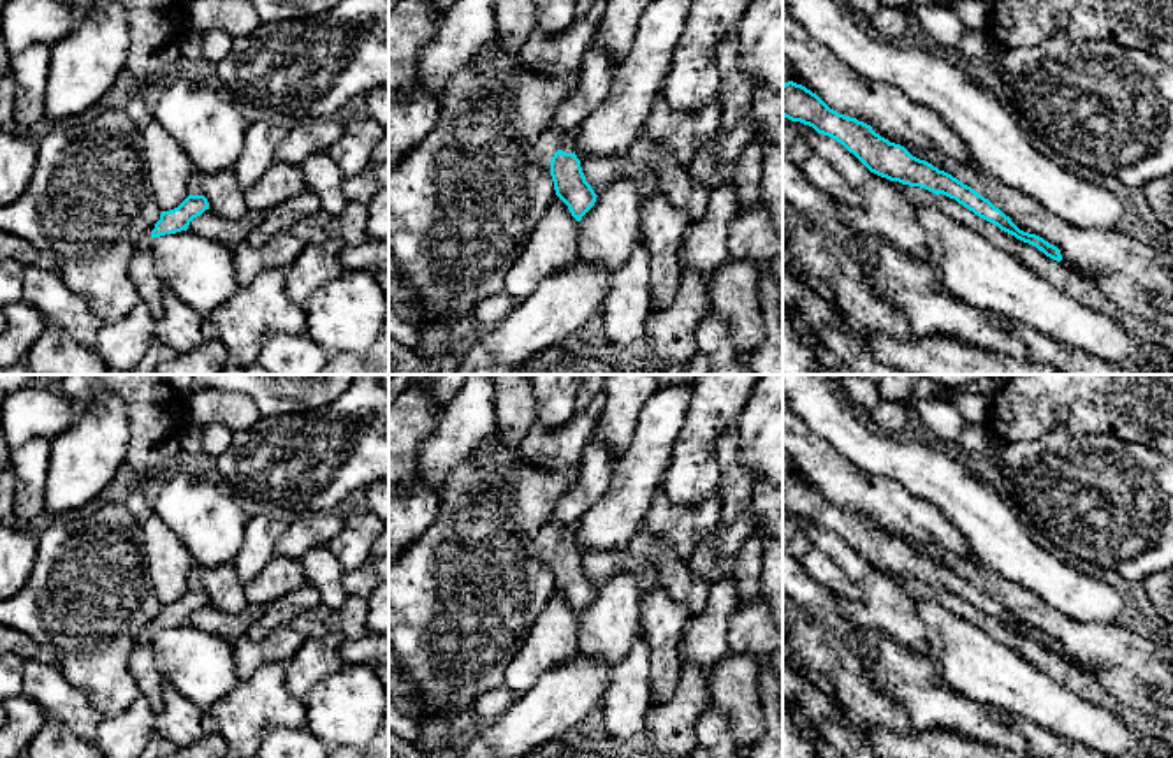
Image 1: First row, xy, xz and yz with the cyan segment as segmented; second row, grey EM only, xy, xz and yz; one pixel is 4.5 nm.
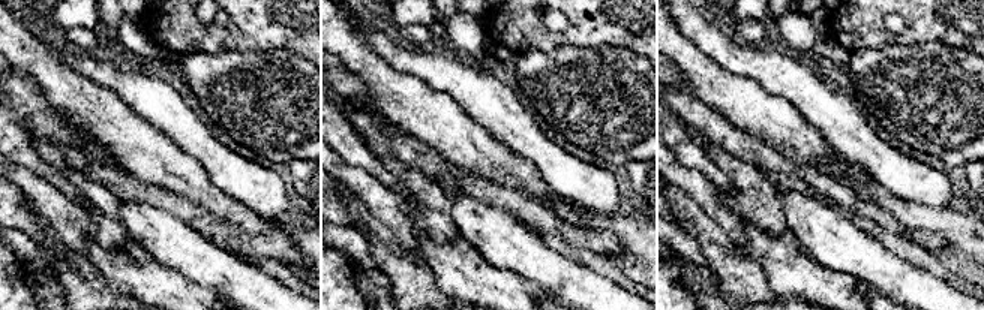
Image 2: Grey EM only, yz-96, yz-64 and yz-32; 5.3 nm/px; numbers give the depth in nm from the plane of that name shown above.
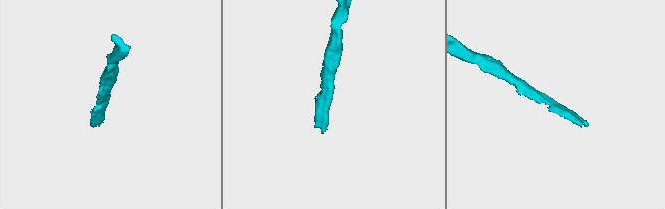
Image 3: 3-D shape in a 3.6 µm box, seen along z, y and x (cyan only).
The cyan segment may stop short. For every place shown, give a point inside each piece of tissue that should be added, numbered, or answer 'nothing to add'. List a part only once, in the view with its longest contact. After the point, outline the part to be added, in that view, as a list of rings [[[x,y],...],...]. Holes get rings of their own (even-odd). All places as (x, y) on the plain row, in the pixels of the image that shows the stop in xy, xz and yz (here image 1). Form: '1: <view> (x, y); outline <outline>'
1: xz (549, 535); outline [[[549,519],[536,535],[536,554],[547,566],[550,566],[550,554],[557,543],[573,547],[573,535],[572,531],[559,531]]]

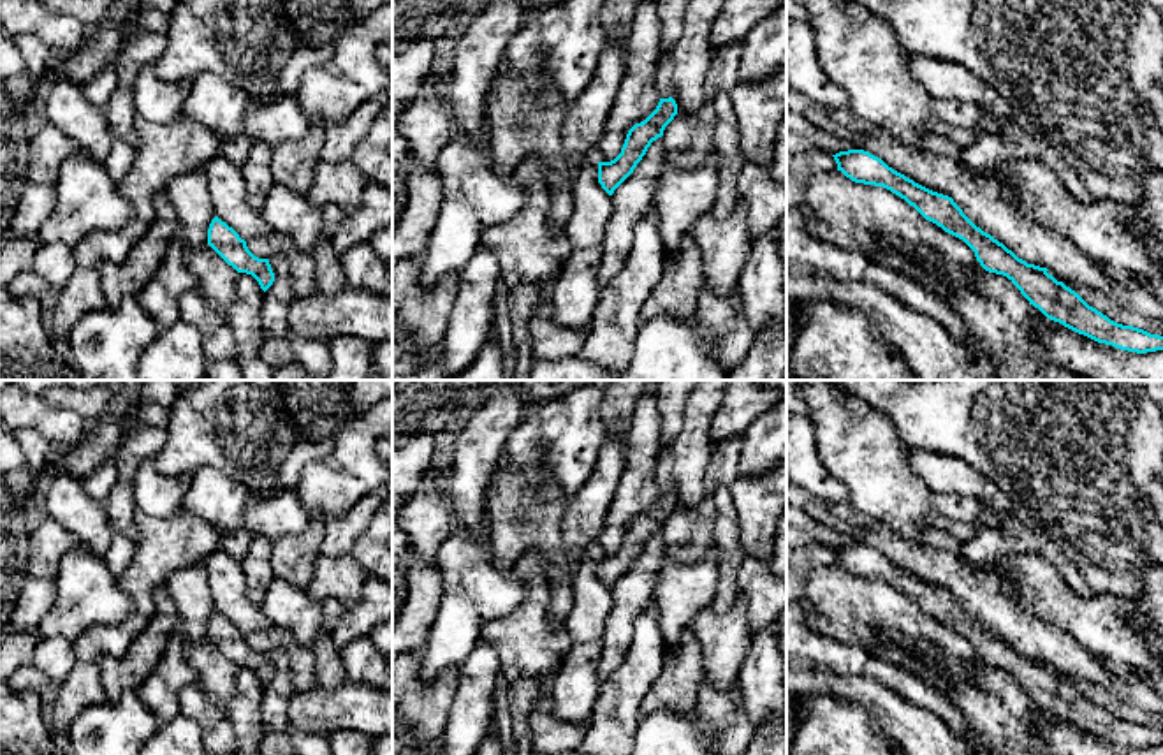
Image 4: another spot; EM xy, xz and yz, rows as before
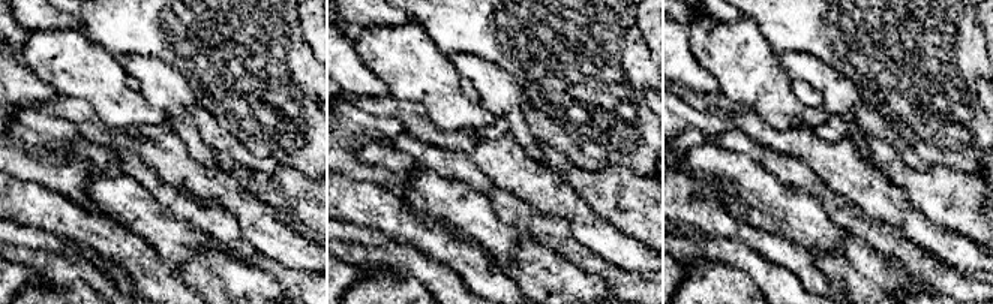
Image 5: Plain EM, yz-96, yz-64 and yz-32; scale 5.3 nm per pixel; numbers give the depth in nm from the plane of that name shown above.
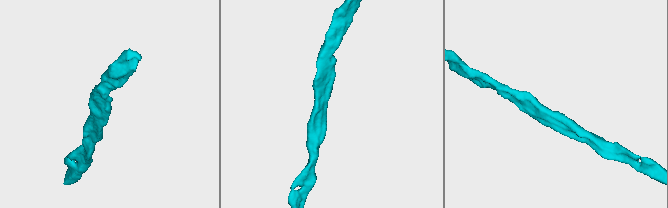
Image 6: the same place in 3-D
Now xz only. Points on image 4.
nothing to add

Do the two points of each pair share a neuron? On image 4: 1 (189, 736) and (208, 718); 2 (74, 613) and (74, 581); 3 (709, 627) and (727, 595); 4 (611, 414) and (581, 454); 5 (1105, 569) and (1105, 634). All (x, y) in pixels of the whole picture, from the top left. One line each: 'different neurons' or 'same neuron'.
1: different neurons
2: same neuron
3: different neurons
4: different neurons
5: different neurons

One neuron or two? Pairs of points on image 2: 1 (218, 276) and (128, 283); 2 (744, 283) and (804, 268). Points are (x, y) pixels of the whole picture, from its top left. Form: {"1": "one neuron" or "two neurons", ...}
{"1": "two neurons", "2": "two neurons"}

